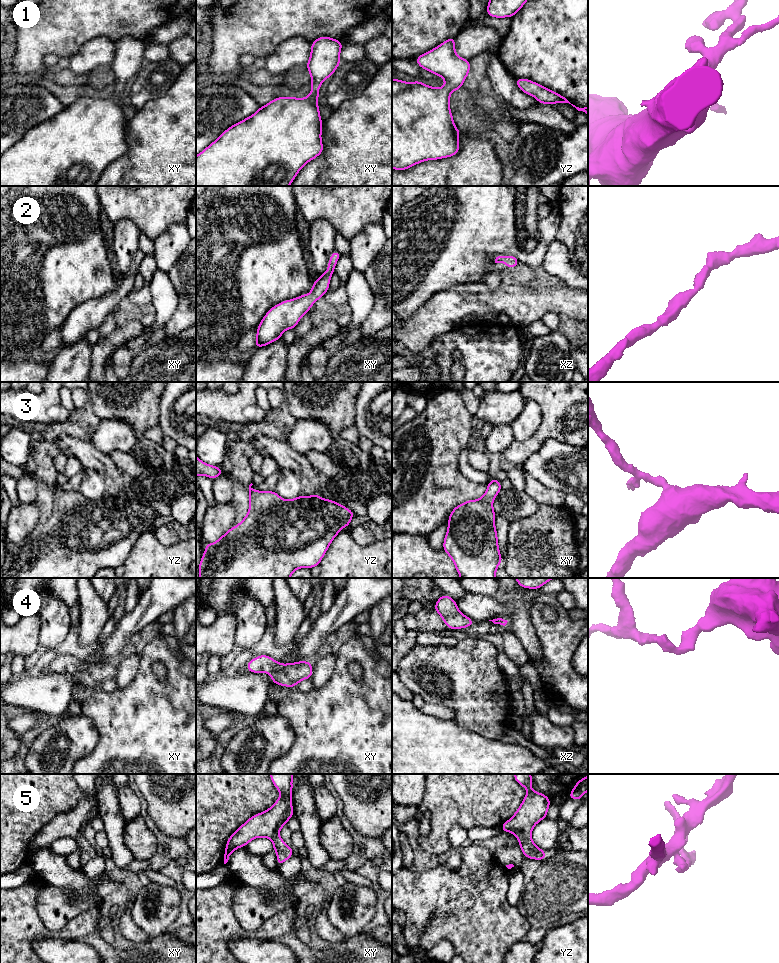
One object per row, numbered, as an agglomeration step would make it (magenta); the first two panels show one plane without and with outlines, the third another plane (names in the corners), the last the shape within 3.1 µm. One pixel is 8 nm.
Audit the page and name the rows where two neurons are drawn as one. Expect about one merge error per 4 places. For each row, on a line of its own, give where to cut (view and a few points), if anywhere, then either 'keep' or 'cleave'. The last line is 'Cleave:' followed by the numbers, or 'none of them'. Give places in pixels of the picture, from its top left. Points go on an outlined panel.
1: no cut; keep
2: no cut; keep
3: no cut; keep
4: no cut; keep
5: no cut; keep
Cleave: none of them

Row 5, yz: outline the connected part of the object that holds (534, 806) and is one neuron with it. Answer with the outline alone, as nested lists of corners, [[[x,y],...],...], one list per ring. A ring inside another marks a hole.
[[[514,774],[514,779],[528,793],[516,813],[501,825],[502,832],[511,832],[518,838],[520,849],[525,857],[534,860],[545,860],[546,851],[534,844],[531,832],[539,821],[547,818],[547,810],[551,801],[545,794],[531,789],[531,774]]]

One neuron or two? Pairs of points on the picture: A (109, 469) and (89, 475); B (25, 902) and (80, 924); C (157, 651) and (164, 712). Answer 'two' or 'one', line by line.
A: two
B: one
C: one

